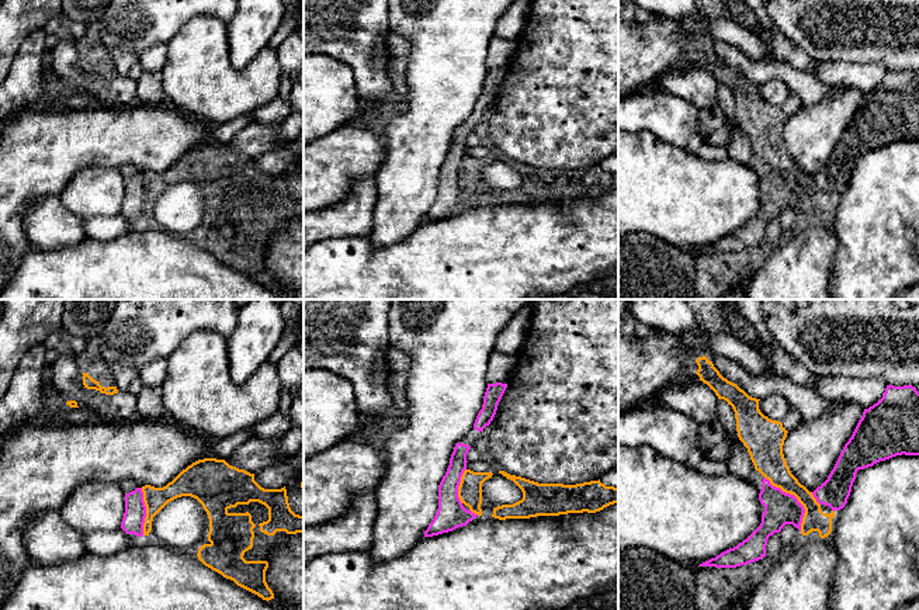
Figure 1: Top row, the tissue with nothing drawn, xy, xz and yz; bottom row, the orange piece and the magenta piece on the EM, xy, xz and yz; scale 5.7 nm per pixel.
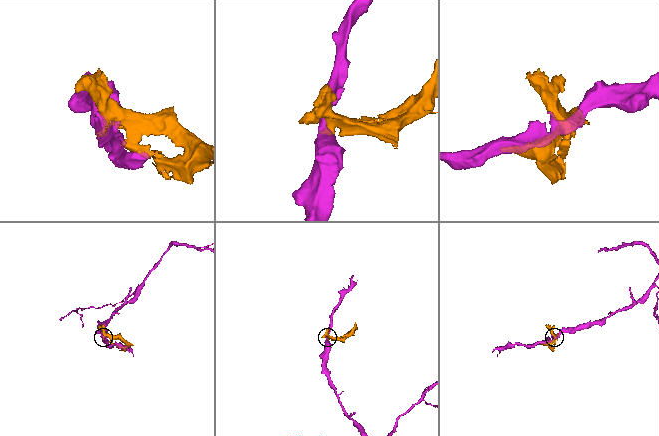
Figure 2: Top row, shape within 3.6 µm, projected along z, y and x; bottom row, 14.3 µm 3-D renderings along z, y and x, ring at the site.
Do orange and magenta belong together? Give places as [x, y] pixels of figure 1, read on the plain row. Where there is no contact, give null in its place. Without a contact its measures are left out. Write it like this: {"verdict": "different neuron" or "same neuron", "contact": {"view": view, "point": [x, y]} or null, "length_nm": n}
{"verdict": "different neuron", "contact": {"view": "yz", "point": [797, 183]}, "length_nm": 380}

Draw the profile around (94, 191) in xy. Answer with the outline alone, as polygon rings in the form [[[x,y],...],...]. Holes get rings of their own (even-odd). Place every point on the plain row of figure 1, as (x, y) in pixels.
[[[86,167],[60,193],[67,211],[83,221],[117,216],[125,198],[125,180],[118,169]]]

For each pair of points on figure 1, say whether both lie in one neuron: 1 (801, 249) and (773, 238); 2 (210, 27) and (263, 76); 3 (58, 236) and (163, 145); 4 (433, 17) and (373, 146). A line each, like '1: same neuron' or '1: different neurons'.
1: different neurons
2: same neuron
3: different neurons
4: different neurons

